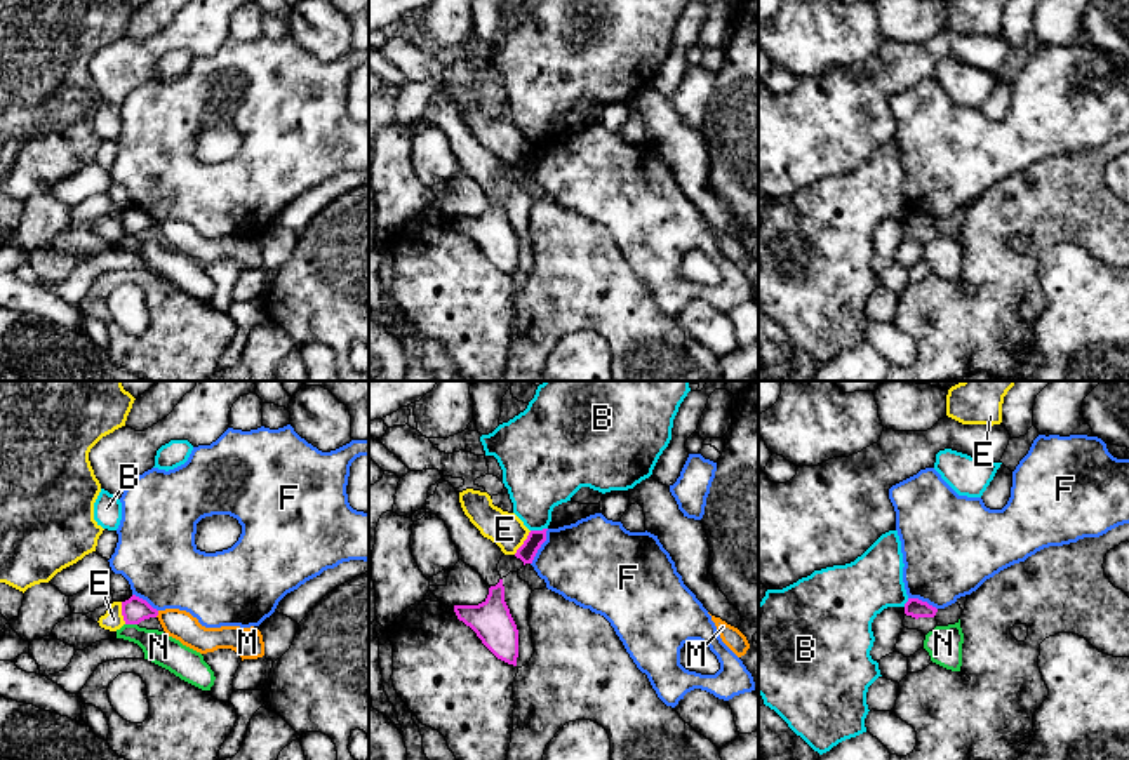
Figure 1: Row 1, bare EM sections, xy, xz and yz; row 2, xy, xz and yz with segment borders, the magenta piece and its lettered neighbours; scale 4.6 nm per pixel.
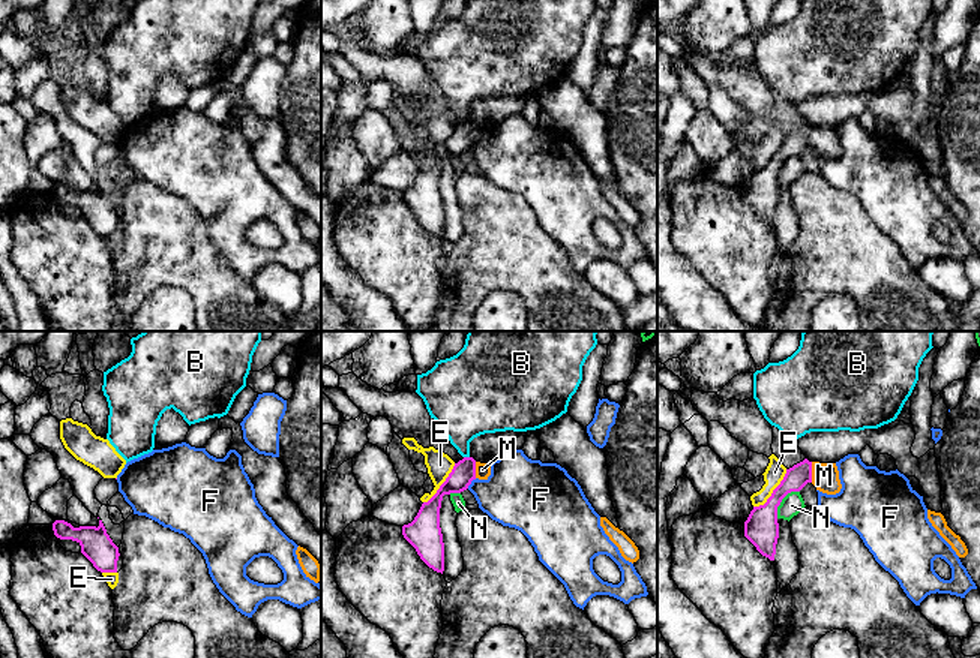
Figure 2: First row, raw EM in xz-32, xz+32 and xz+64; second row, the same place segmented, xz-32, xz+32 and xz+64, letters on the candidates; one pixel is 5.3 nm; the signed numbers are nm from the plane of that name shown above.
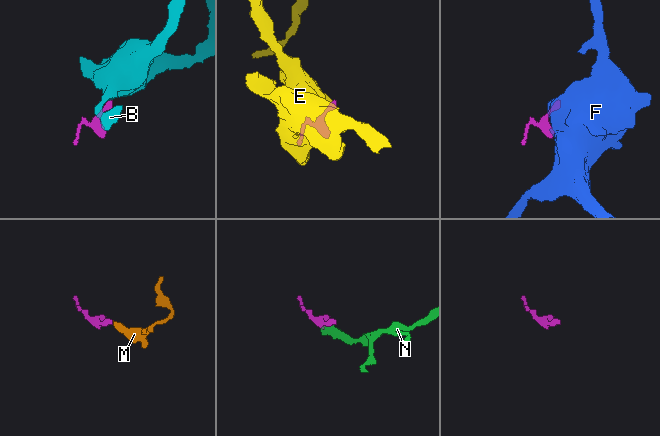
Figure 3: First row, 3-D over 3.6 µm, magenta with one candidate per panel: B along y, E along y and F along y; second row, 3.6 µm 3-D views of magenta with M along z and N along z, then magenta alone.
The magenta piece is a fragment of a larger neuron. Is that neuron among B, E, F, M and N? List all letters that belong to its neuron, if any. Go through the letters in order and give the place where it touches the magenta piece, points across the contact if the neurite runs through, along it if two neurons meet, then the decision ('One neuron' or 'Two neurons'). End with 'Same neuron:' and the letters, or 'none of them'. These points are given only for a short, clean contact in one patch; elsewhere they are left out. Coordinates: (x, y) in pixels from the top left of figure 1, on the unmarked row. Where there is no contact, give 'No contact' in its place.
B: Touches magenta at xz (538, 141). Boundary: xz (547, 138), (531, 141). Two neurons
E: Touches magenta at xz (524, 153). Two neurons
F: Touches magenta at xz (540, 157). Boundary: xz (548, 140), (547, 150), (531, 174). Two neurons
M: Touches magenta at xy (157, 225). One neuron
N: Touches magenta at xy (131, 233). Boundary: xy (126, 233), (136, 235). Two neurons
Same neuron: M

